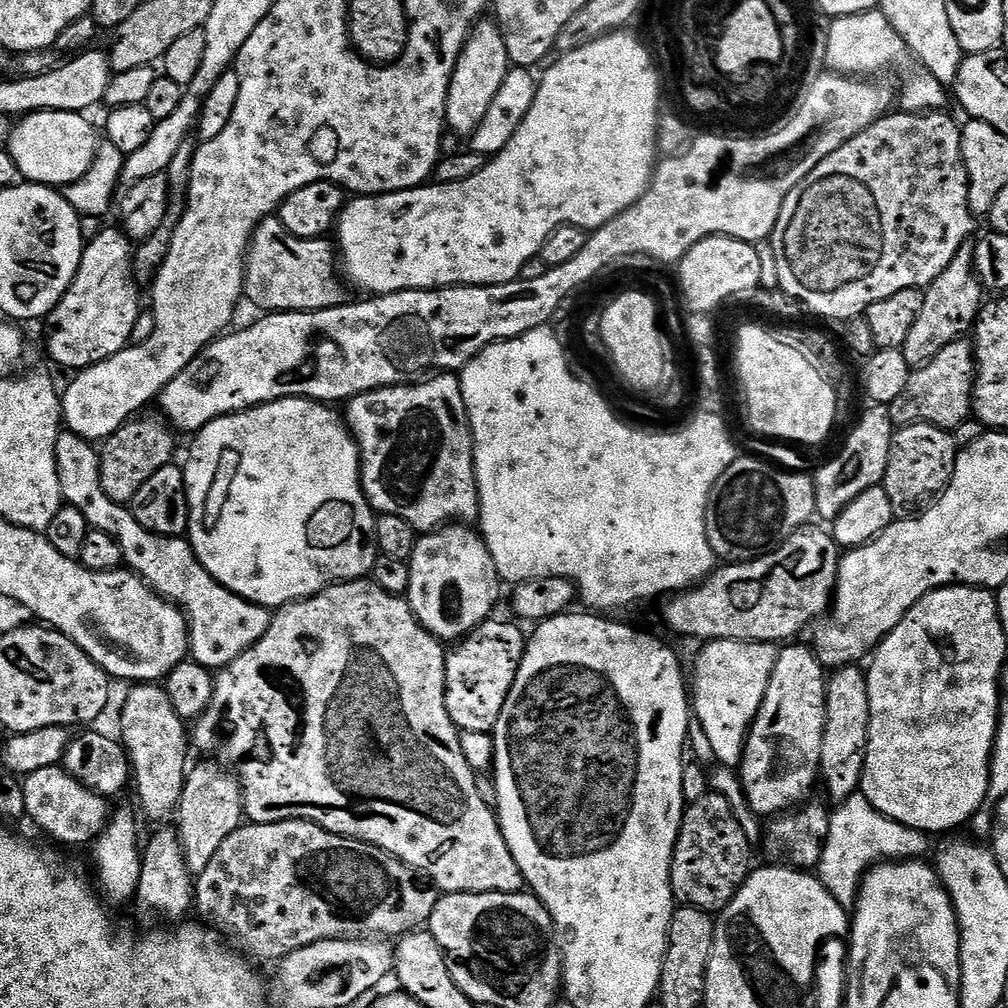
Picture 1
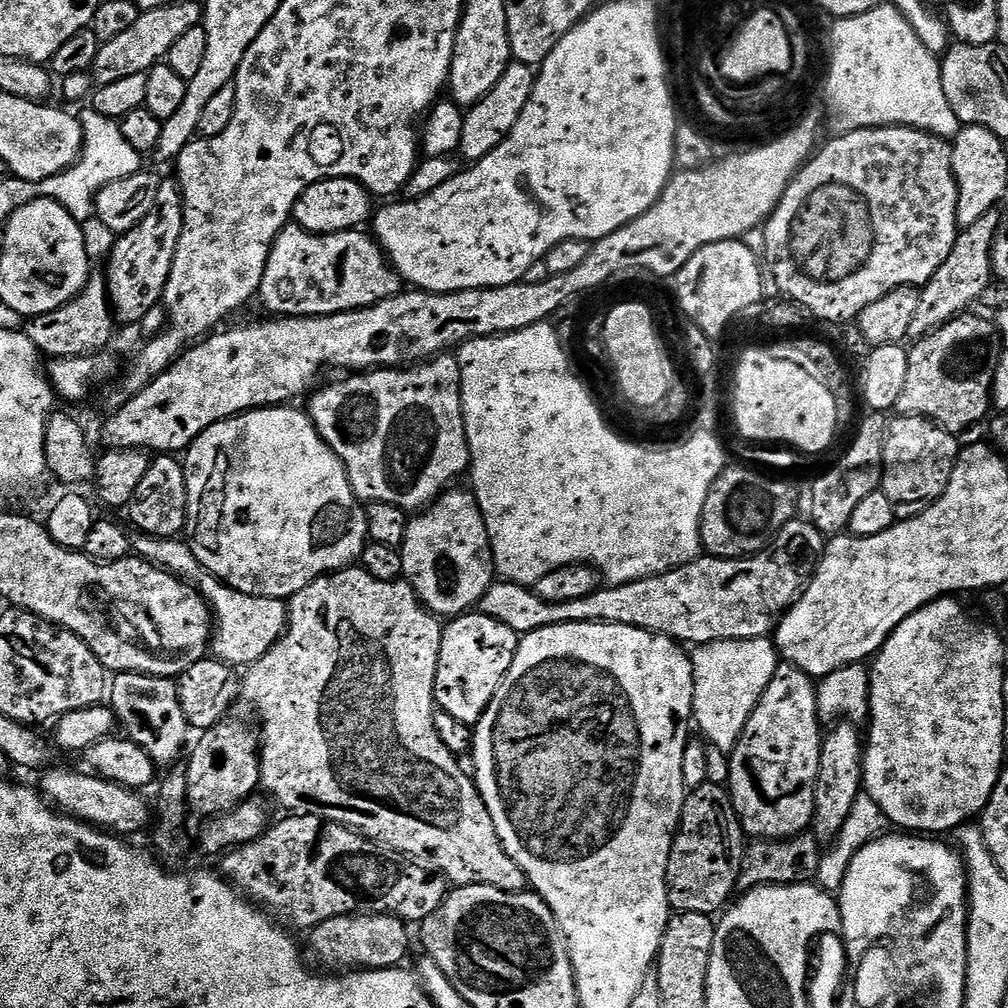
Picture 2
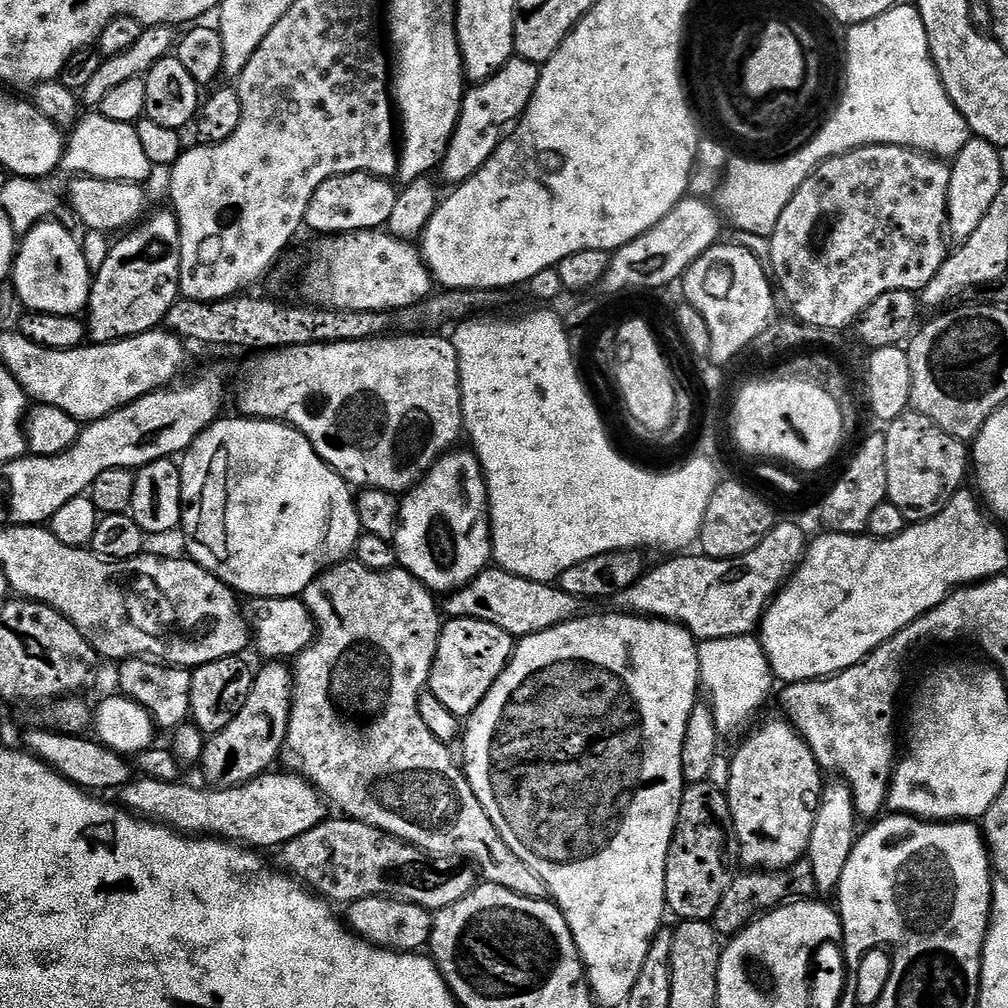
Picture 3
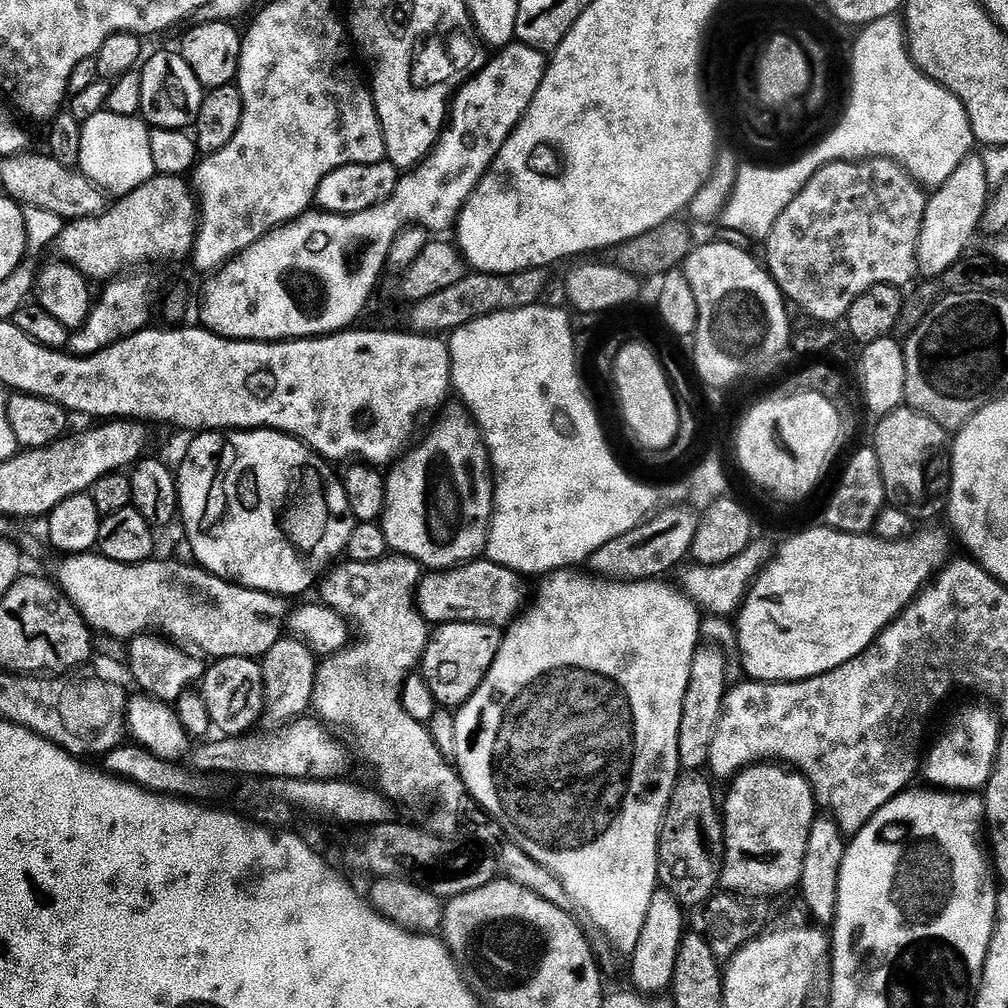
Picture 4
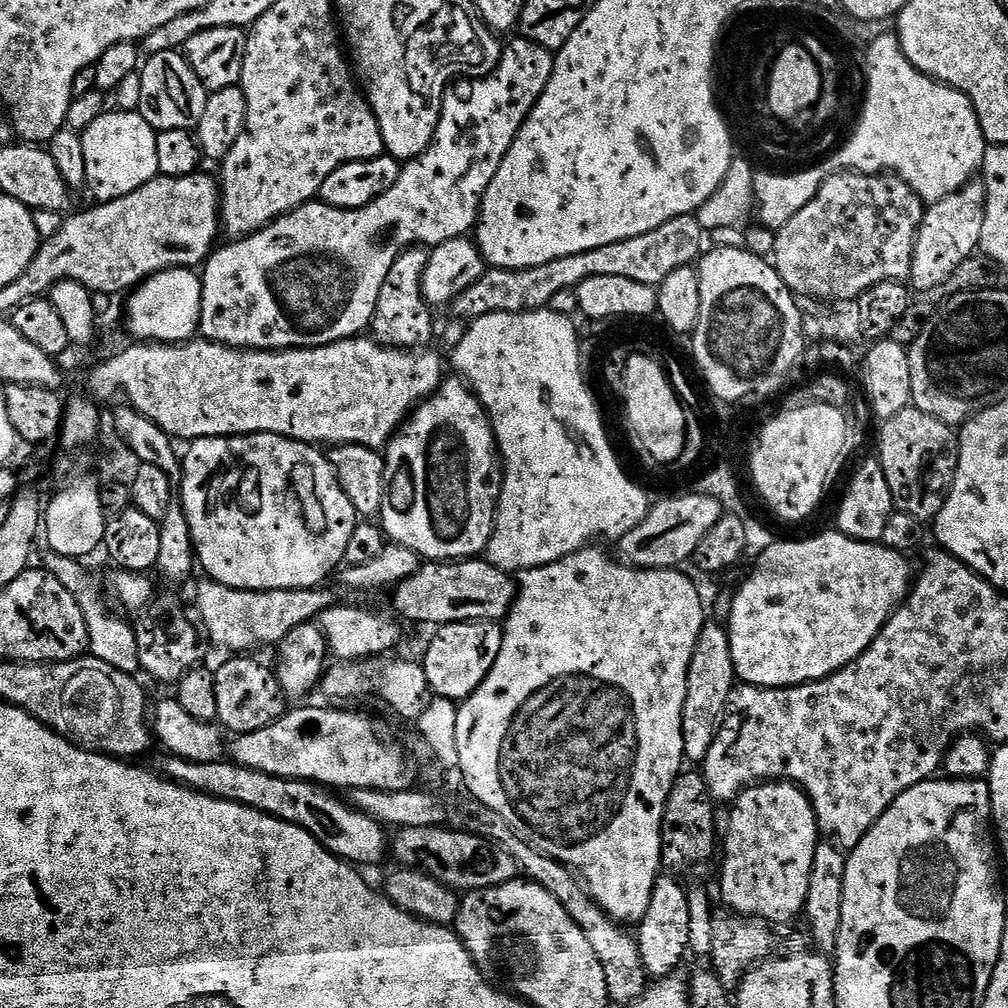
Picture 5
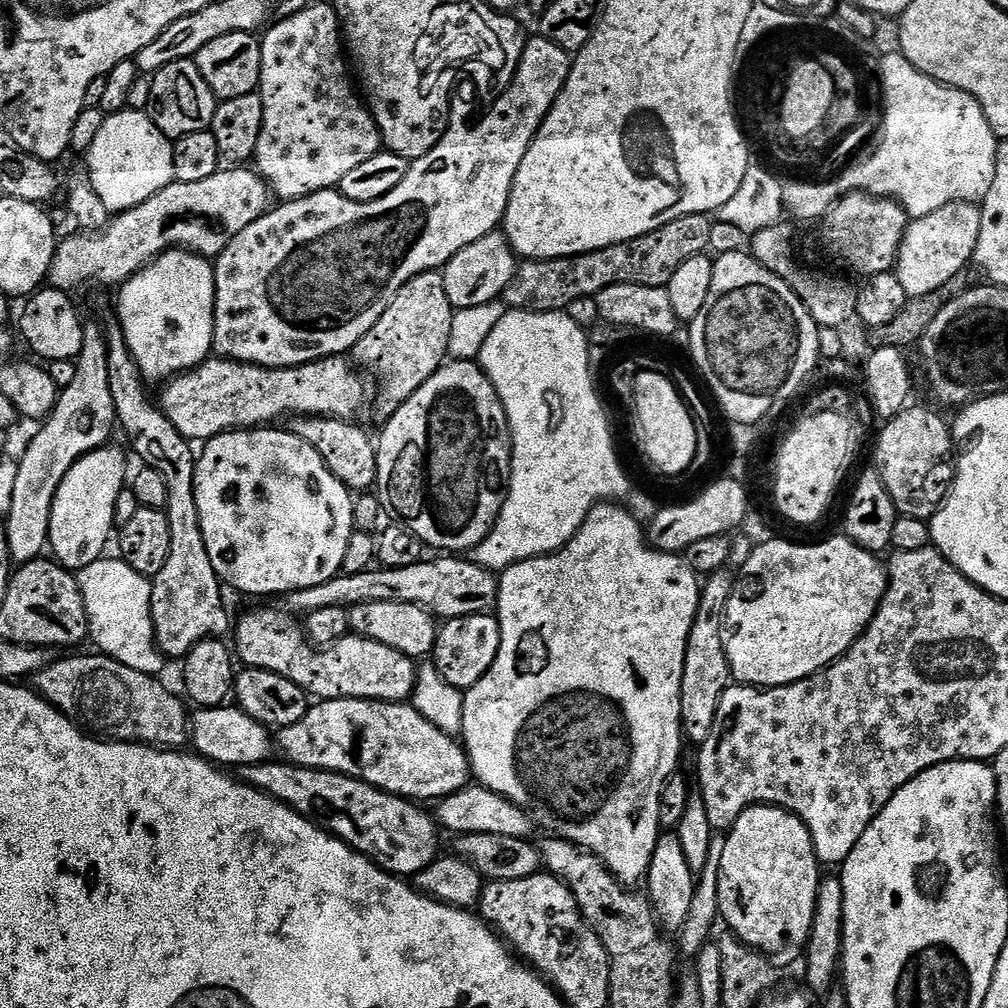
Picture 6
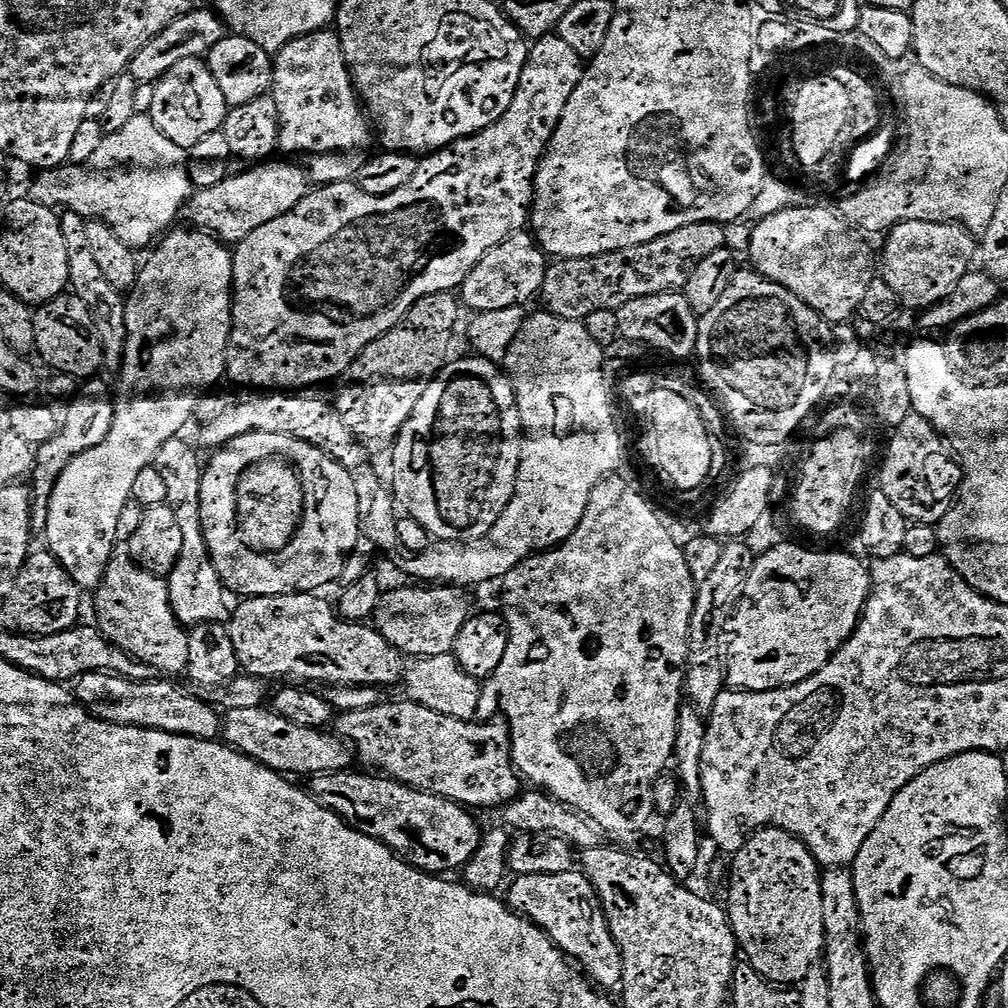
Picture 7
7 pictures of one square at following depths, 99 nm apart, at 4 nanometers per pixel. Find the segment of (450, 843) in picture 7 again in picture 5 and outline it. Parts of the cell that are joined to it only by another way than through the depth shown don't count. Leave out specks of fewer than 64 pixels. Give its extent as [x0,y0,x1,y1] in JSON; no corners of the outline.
[150,754,390,866]

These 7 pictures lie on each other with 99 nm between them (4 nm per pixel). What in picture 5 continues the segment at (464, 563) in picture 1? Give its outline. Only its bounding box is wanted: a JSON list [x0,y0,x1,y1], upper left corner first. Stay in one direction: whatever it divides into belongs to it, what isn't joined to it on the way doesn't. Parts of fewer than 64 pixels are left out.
[378,379,504,562]

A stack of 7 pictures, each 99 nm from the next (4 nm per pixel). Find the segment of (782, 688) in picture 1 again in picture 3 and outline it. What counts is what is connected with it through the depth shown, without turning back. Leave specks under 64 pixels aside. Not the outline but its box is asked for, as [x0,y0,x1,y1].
[726,723,822,870]

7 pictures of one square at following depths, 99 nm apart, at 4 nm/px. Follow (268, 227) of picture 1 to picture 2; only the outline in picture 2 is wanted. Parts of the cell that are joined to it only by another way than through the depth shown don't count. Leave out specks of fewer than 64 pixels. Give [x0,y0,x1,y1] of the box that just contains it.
[258,222,402,318]

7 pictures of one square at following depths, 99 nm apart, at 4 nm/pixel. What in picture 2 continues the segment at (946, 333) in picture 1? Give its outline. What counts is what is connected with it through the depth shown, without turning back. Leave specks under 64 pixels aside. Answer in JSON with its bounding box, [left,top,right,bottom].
[908,210,1002,341]

